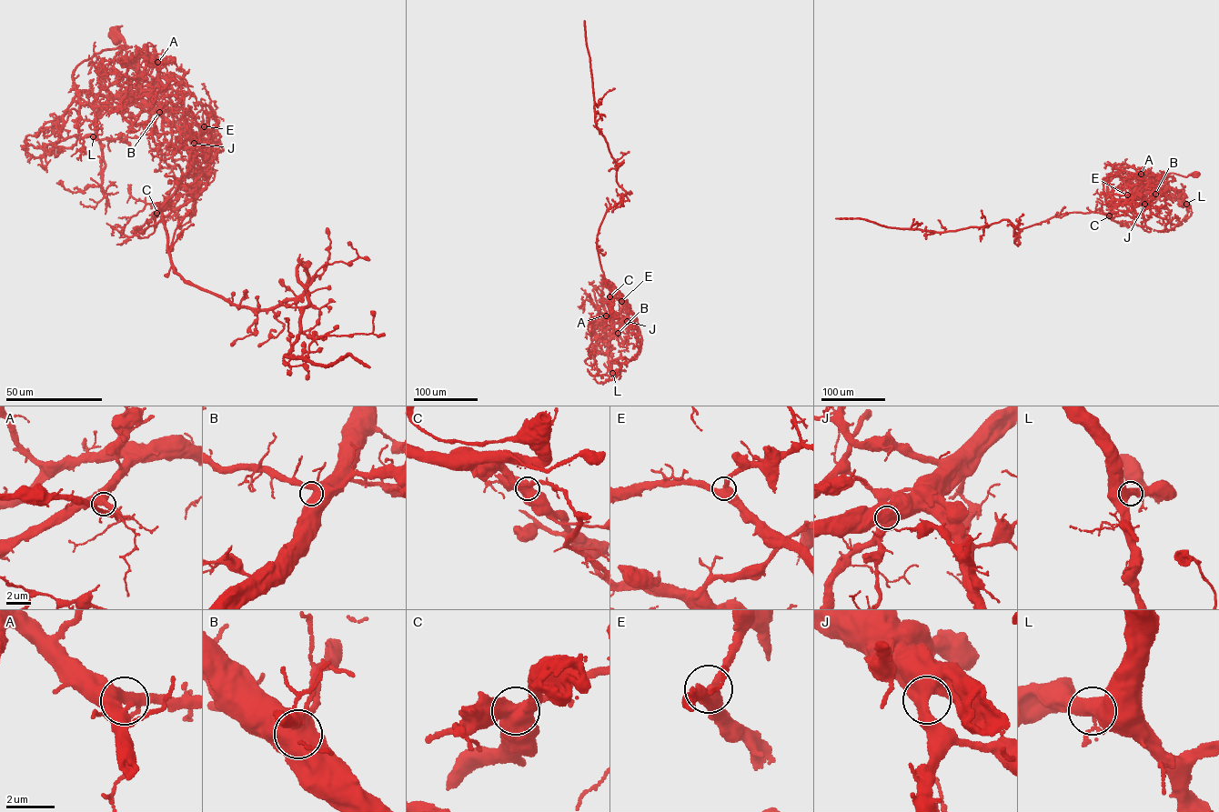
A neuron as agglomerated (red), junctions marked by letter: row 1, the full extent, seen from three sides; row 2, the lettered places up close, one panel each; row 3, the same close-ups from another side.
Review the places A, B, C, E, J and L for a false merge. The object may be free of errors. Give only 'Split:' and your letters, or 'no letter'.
Split: C

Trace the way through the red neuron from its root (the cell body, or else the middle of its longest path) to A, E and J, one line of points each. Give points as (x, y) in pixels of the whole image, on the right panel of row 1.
A: (1197, 175), (1184, 176), (1163, 174), (1153, 184), (1156, 188), (1160, 187), (1155, 176), (1145, 171), (1141, 174)
E: (1197, 175), (1184, 176), (1163, 174), (1153, 184), (1156, 188), (1148, 190), (1139, 204), (1127, 195)
J: (1197, 175), (1184, 176), (1163, 174), (1152, 186), (1159, 188), (1144, 204)

